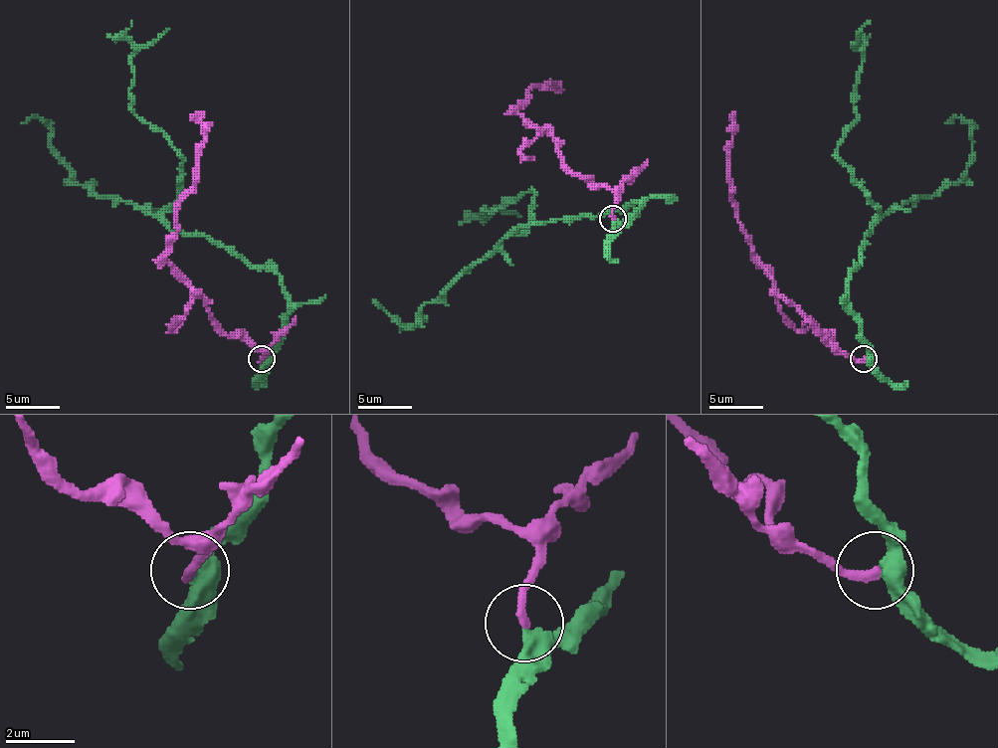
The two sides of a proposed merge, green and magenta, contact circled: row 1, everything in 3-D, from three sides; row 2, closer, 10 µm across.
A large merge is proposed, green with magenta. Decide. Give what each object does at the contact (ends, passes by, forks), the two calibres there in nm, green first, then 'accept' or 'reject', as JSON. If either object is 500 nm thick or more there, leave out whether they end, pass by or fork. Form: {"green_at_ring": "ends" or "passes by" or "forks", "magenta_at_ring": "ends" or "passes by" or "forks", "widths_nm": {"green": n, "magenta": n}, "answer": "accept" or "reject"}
{"green_at_ring": "passes by", "magenta_at_ring": "ends", "widths_nm": {"green": 420, "magenta": 280}, "answer": "accept"}

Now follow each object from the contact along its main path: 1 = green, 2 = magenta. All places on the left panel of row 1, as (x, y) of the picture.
1: (261, 359), (282, 332), (282, 279), (169, 228), (182, 155), (131, 106), (131, 56), (169, 29)
2: (261, 359), (261, 351), (212, 319), (166, 258), (177, 203), (193, 185), (204, 128), (190, 114)

